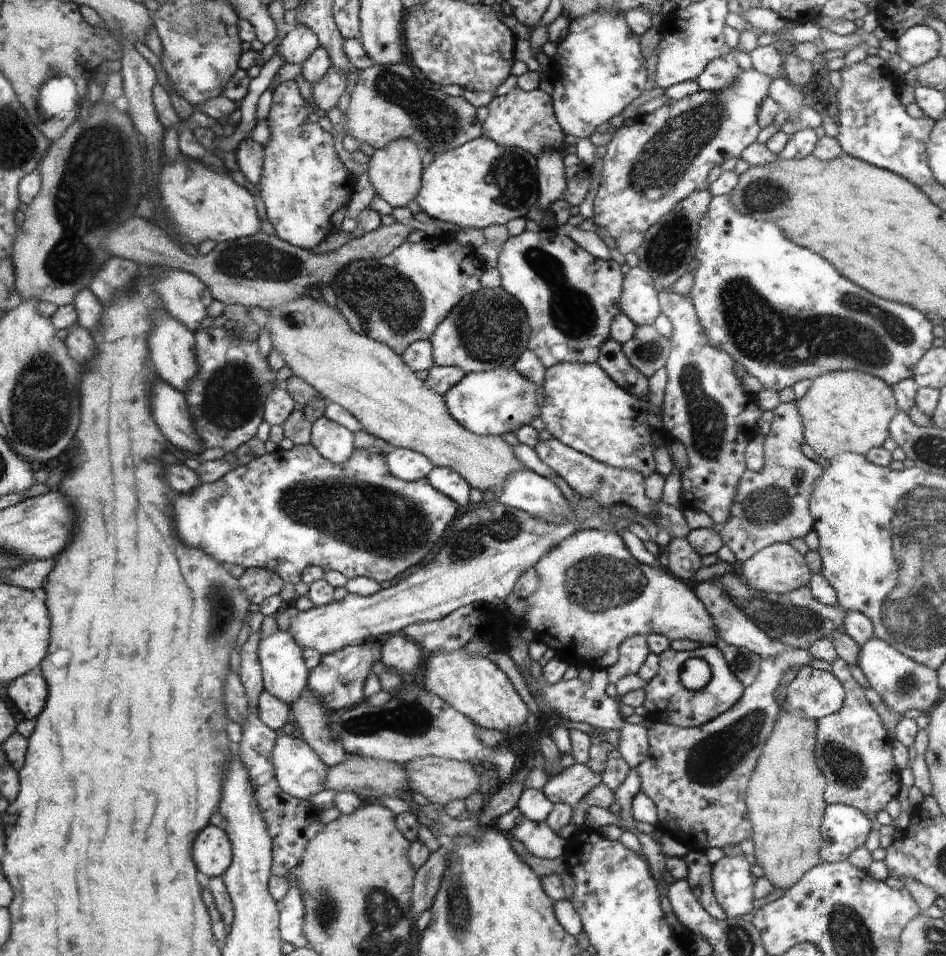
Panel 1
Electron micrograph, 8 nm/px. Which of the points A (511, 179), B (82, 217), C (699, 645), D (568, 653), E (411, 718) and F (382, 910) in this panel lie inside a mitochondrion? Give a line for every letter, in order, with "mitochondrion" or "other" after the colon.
A: mitochondrion
B: mitochondrion
C: other
D: other
E: mitochondrion
F: mitochondrion

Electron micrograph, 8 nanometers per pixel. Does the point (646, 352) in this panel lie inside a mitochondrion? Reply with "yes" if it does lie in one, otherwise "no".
yes

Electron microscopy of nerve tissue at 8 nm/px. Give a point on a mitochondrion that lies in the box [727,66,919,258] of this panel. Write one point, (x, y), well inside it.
(763, 194)

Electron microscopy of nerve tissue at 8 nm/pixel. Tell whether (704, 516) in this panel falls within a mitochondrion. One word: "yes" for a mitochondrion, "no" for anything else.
no

